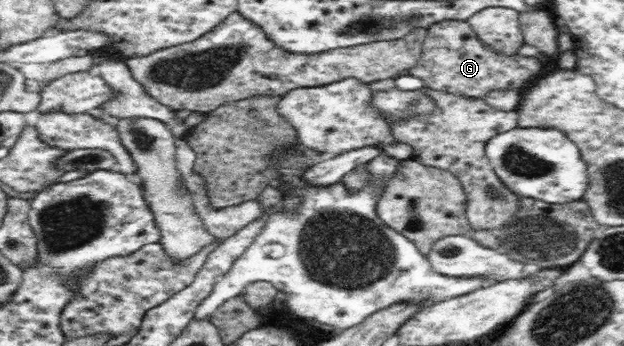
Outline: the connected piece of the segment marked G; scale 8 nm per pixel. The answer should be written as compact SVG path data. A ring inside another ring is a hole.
M441 20L427 28L423 54L418 64L408 71L433 90L484 100L491 90L525 88L541 72L541 62L537 57L529 58L519 53L513 56L497 53L475 35L467 20Z

